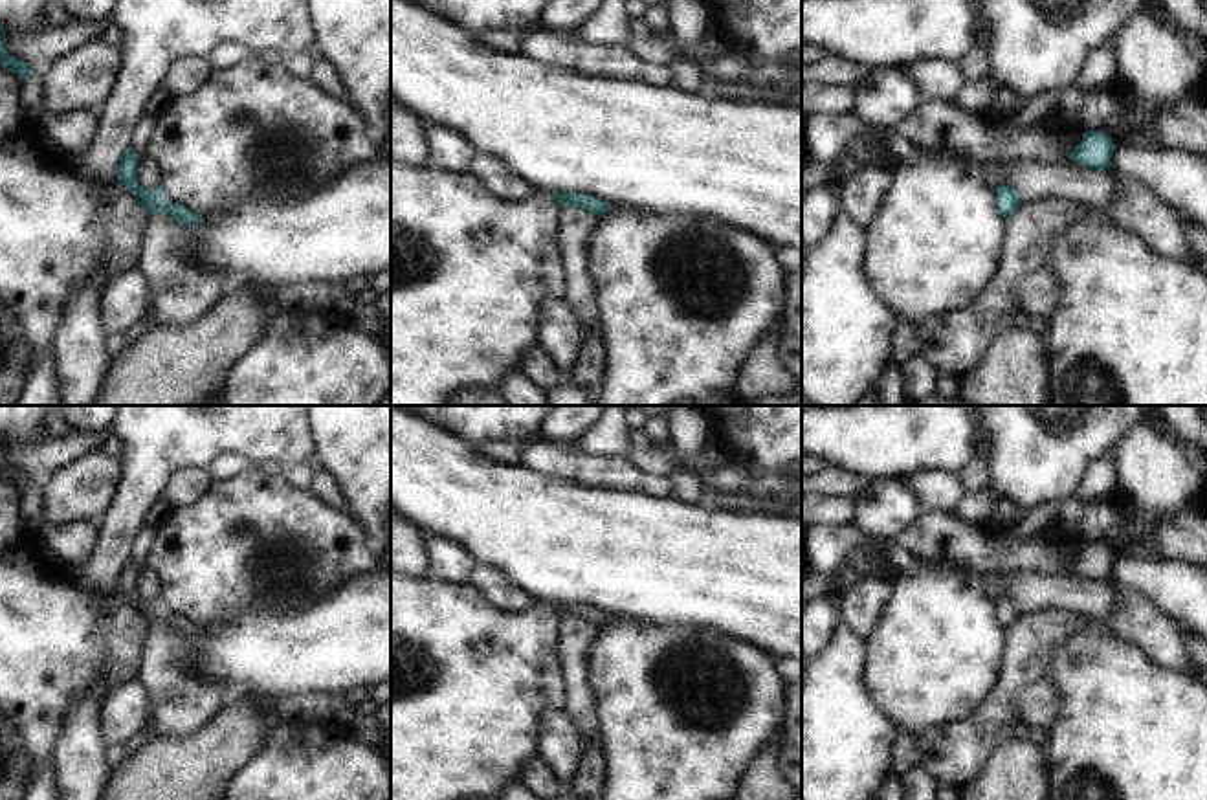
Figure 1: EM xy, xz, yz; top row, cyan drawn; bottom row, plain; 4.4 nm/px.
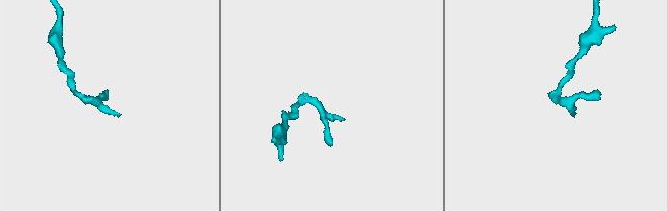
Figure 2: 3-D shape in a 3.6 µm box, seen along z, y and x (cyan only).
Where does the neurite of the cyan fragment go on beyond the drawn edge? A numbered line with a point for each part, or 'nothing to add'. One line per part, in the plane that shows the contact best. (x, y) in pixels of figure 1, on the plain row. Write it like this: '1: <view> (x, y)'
nothing to add

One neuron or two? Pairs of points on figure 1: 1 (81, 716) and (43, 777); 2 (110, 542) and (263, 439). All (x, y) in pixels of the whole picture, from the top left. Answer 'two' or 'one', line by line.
1: two
2: one

